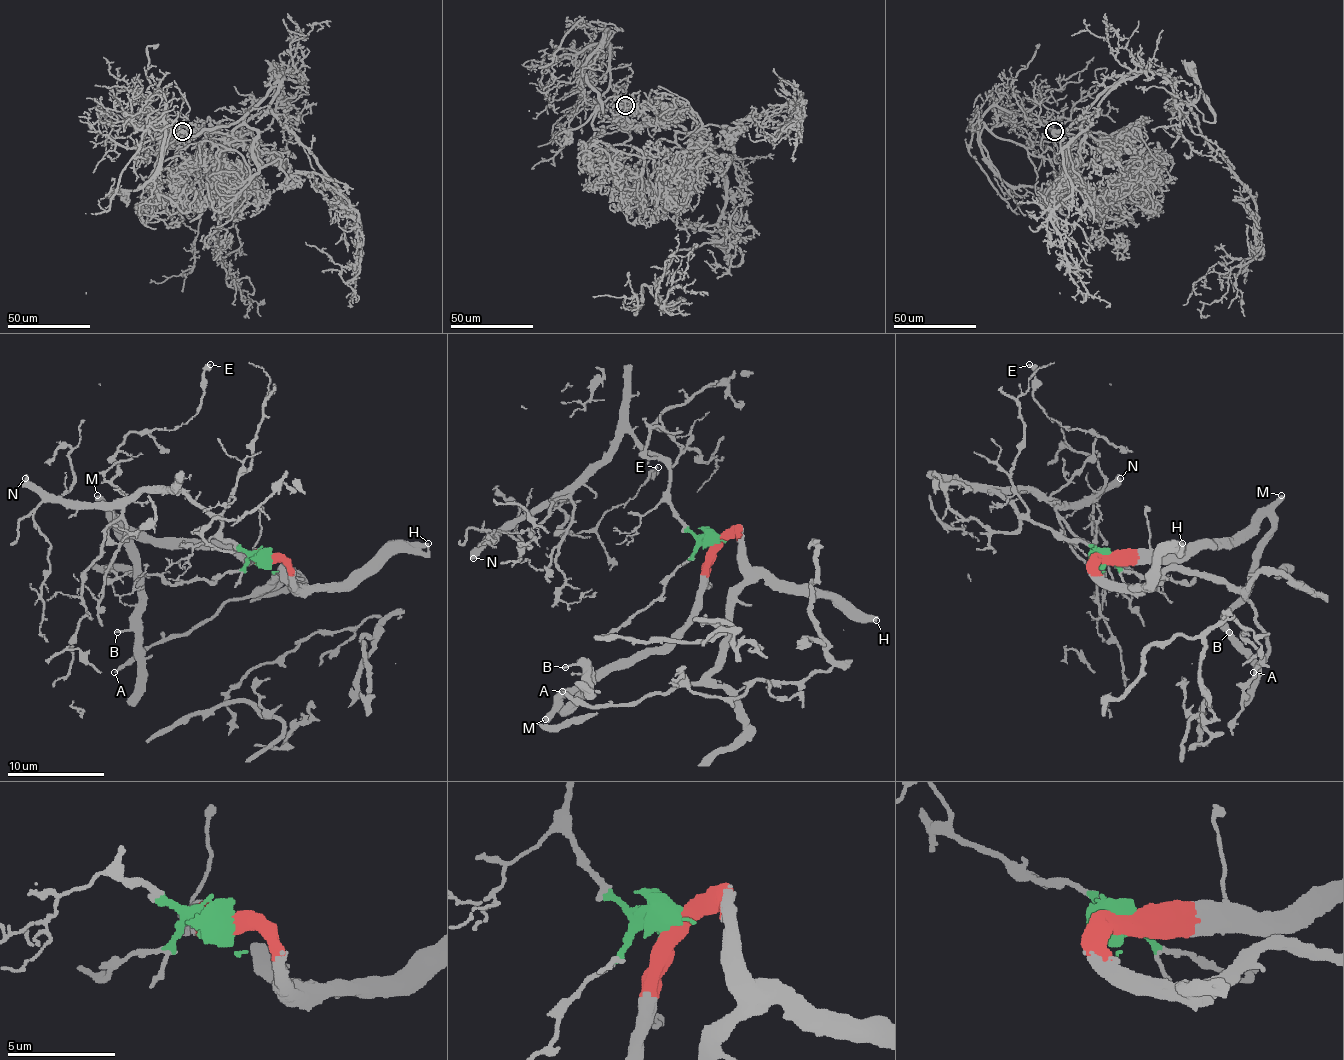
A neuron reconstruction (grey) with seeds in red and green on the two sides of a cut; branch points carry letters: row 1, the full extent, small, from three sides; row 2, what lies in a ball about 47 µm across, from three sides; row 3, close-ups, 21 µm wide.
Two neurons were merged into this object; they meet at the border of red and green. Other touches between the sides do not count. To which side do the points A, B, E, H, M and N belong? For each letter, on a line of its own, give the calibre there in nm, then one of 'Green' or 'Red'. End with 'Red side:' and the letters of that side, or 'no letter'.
A: Thickness 190 nm. Red
B: Thickness 170 nm. Red
E: Thickness 320 nm. Green
H: Thickness 360 nm. Red
M: Thickness 480 nm. Red
N: Thickness 480 nm. Green
Red side: A, B, H, M

